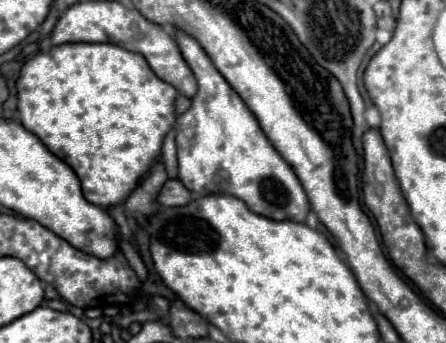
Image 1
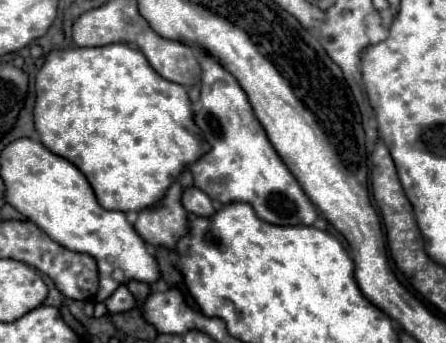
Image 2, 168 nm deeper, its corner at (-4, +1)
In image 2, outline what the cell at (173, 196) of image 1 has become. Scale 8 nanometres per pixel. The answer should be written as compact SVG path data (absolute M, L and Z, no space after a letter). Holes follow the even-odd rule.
M186 187L184 189L184 193L182 193L182 205L192 215L210 217L214 213L212 199L208 195L204 195L204 191L200 191L196 187Z

